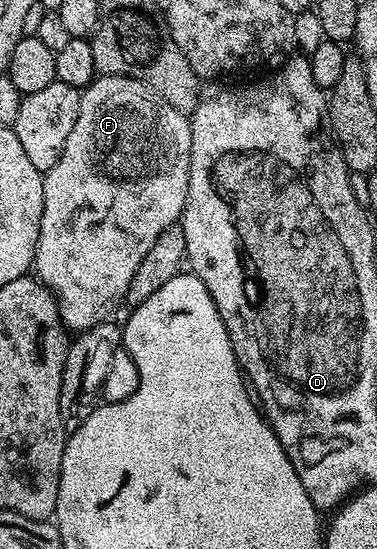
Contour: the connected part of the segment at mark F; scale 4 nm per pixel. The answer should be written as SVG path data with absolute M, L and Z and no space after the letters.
M99 75L82 90L79 95L77 123L73 123L73 131L69 131L69 139L65 139L65 151L61 151L61 159L53 163L48 173L43 174L43 210L41 211L41 227L35 248L33 262L34 276L38 277L50 289L59 305L59 318L71 331L82 331L99 325L112 316L111 312L120 304L124 304L129 283L133 283L133 275L137 275L137 267L141 267L141 259L149 252L149 247L157 243L157 235L171 225L176 224L183 216L187 188L189 187L189 167L191 166L191 123L188 114L173 111L161 95L157 95L145 83L132 77L121 75Z

